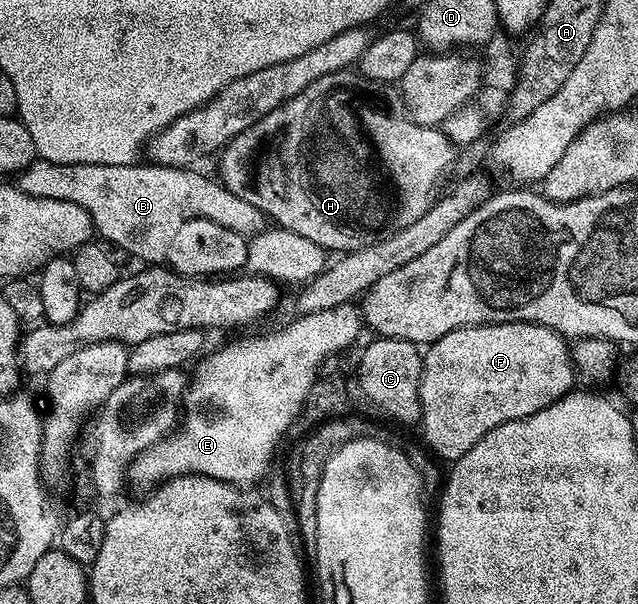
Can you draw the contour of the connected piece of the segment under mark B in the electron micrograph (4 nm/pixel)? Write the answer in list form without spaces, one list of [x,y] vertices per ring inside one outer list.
[[[37,158],[24,172],[18,173],[17,187],[33,198],[53,198],[81,206],[93,218],[96,233],[108,245],[114,246],[116,249],[118,249],[117,247],[124,248],[129,255],[139,260],[144,256],[152,257],[156,254],[163,235],[176,229],[175,222],[181,225],[190,219],[209,219],[242,234],[262,232],[265,228],[265,217],[262,212],[257,210],[257,206],[249,206],[249,202],[237,198],[237,194],[233,194],[229,189],[223,187],[218,179],[210,180],[209,177],[195,172],[199,170],[170,168],[154,162],[143,163],[58,164]]]

